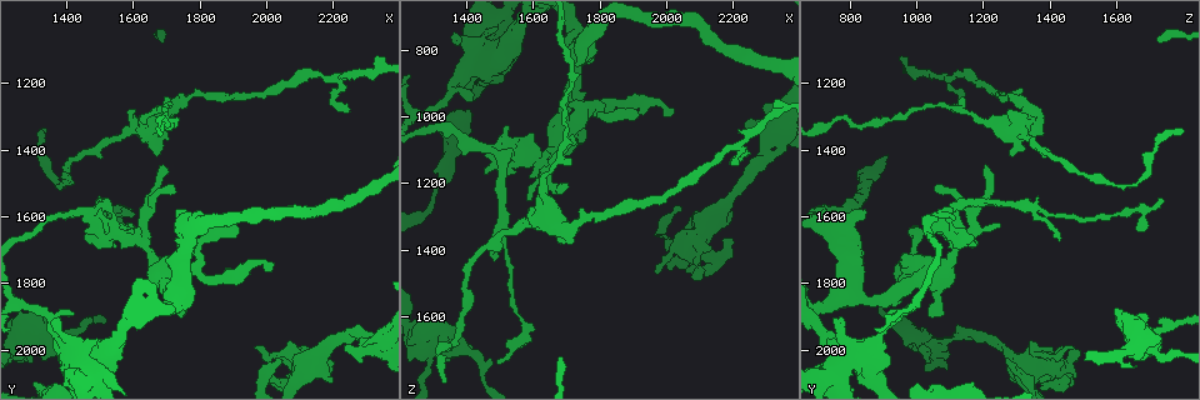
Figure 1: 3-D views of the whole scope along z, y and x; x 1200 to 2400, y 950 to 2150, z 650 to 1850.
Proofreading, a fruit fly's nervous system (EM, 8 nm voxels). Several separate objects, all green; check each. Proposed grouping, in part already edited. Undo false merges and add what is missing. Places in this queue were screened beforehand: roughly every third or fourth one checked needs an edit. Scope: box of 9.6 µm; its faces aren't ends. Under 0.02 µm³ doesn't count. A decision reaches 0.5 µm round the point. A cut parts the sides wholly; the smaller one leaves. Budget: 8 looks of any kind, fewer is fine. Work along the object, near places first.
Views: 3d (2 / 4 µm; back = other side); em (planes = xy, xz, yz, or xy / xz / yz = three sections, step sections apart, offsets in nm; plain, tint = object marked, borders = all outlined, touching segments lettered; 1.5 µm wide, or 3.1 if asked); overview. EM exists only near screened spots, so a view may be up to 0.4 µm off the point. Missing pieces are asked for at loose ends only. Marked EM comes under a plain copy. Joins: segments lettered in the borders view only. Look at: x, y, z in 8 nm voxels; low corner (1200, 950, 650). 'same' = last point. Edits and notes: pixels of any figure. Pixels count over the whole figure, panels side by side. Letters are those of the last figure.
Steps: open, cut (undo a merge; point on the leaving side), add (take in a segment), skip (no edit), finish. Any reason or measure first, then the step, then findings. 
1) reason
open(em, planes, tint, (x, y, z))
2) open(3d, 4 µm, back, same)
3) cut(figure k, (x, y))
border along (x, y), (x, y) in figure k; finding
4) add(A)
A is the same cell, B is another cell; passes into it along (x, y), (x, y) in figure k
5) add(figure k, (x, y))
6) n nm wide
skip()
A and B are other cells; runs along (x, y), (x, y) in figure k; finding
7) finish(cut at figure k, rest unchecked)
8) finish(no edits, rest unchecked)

thin neck
open(em, planes, borders, (1380, 1510, 1650))

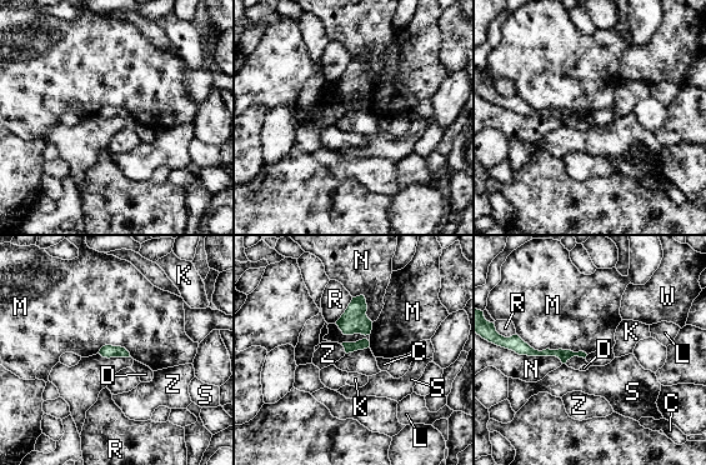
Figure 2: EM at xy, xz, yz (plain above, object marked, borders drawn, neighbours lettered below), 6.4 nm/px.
50 nm wide
skip()
C, D, K, L, M, N, R, S, W and Z are other cells; runs along (522, 349), (532, 353), (570, 354) in figure 2; all the same neuron

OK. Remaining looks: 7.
branch stops here
open(3d, 4 µm, (1680, 1410, 1290))

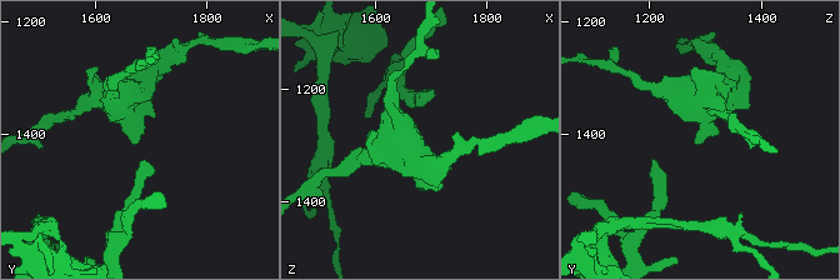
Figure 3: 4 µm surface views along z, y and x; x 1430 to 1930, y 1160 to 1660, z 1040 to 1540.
open(em, planes, tint, (1675, 1415, 1280))

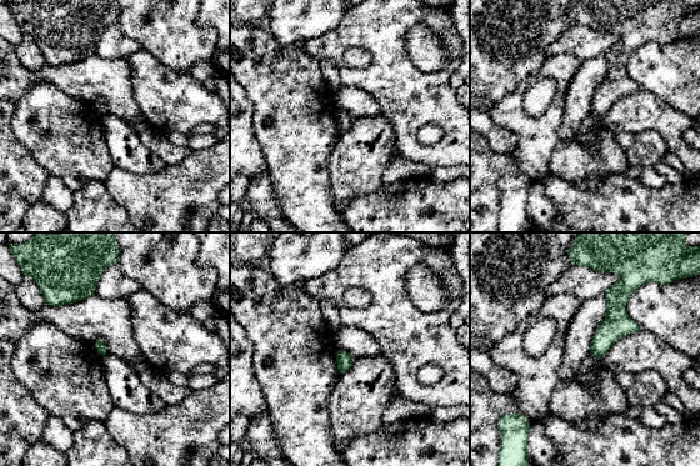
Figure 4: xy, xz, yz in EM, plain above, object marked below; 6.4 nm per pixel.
what lies round it
open(em, planes, borders, same)

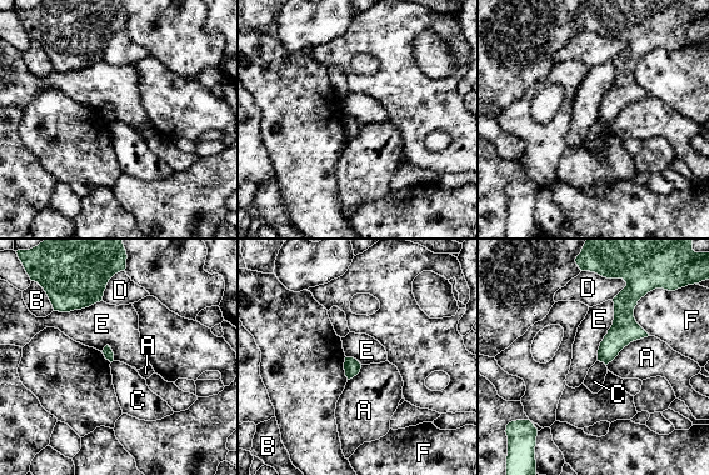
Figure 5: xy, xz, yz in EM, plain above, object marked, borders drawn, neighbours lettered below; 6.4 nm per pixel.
skip()
A, B, C, D, E and F are other cells; none of them fits

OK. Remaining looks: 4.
sharp bend
open(em, xz, step 4, tint, (1680, 1310, 760))

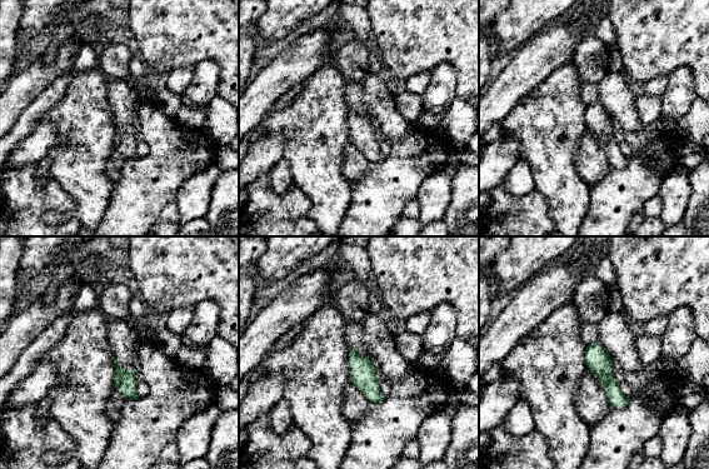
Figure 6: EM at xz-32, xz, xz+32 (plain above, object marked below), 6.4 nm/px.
cut it another way
open(em, planes, tint, same)

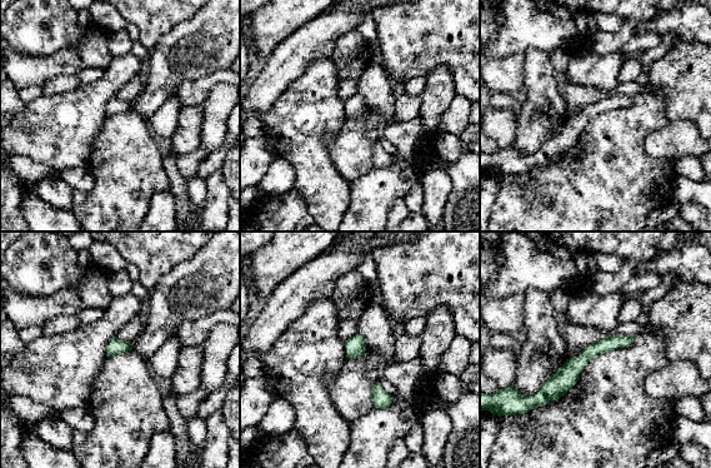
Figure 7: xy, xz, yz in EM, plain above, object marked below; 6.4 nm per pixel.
see the neighbours
open(em, planes, borders, same)

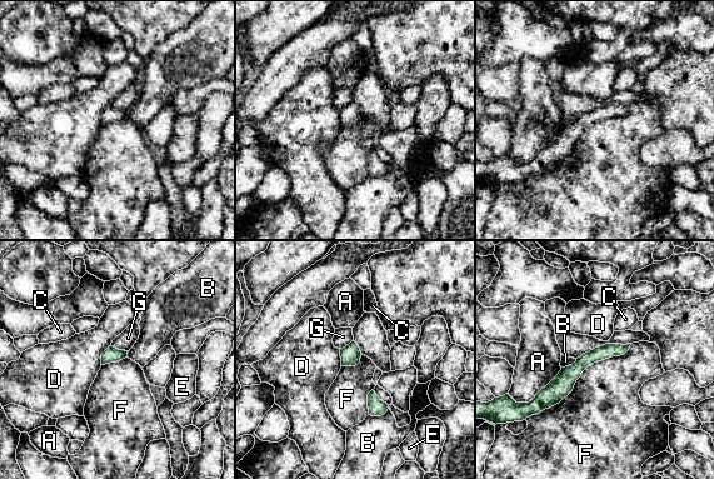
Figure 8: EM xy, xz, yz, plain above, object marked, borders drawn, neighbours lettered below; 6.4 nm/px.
F touches over 800 nm
skip()
A, B, C, D, E, F and G are other cells; runs along (624, 348), (588, 358), (538, 408) in figure 8; one neuron here

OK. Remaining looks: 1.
finish(no edits, rest unchecked)

